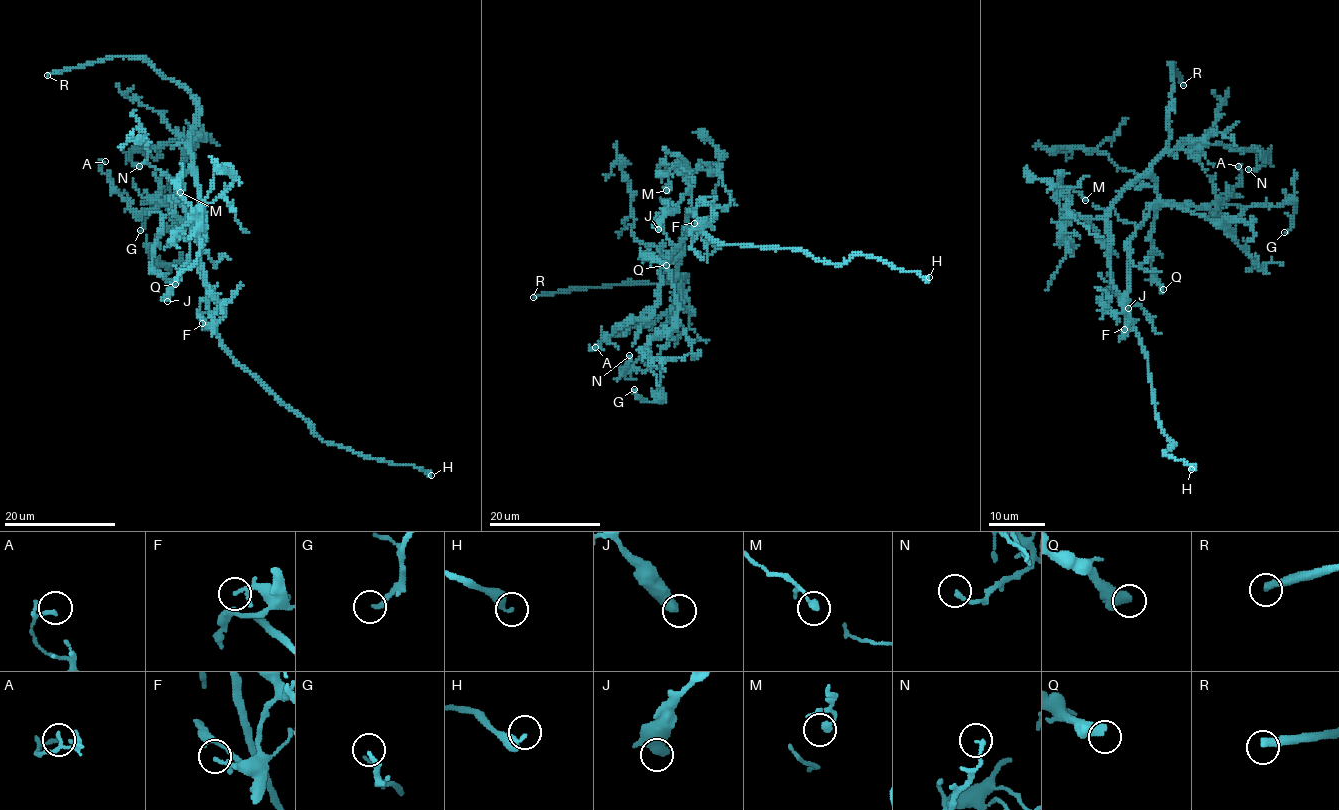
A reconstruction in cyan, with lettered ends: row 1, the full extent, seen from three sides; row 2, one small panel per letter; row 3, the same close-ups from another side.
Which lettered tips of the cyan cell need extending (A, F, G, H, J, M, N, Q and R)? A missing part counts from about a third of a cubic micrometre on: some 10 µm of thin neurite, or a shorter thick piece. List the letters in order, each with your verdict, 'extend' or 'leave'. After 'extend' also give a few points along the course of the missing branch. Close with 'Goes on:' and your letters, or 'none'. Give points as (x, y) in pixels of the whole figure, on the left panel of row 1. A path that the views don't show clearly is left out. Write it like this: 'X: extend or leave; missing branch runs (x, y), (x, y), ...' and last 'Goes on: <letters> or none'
A: leave
F: leave
G: leave
H: leave
J: leave
M: leave
N: leave
Q: leave
R: extend
Goes on: R

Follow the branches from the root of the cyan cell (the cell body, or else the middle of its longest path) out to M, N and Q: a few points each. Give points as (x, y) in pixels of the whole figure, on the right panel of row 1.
M: (1110, 273), (1106, 221), (1082, 217), (1065, 220), (1059, 188), (1068, 186), (1085, 200)
N: (1110, 273), (1110, 206), (1161, 156), (1185, 145), (1224, 144), (1259, 151), (1266, 162), (1253, 172), (1248, 169)
Q: (1110, 273), (1115, 292), (1124, 299), (1128, 288), (1129, 239), (1155, 205), (1152, 272), (1163, 289)

